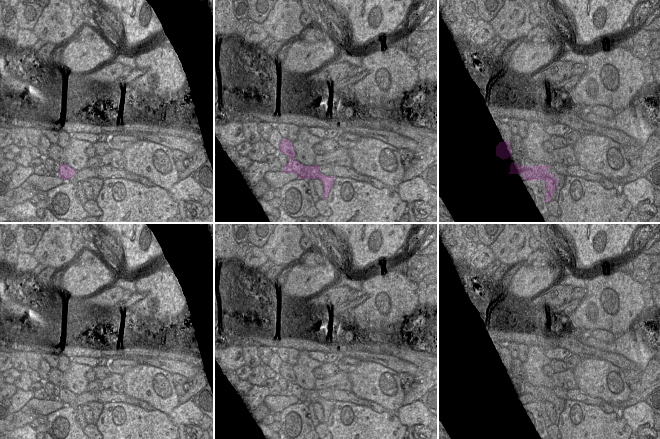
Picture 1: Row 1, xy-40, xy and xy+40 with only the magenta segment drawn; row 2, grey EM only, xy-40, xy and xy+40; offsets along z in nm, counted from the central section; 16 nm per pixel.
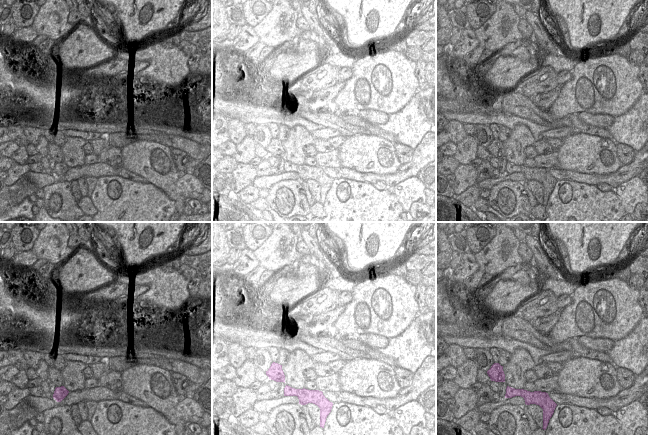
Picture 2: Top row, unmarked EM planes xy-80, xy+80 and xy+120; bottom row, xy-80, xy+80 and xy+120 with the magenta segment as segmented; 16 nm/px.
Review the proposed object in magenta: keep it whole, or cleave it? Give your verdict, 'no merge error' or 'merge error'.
merge error

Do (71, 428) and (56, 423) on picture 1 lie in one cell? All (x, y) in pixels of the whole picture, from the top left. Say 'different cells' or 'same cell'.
same cell

